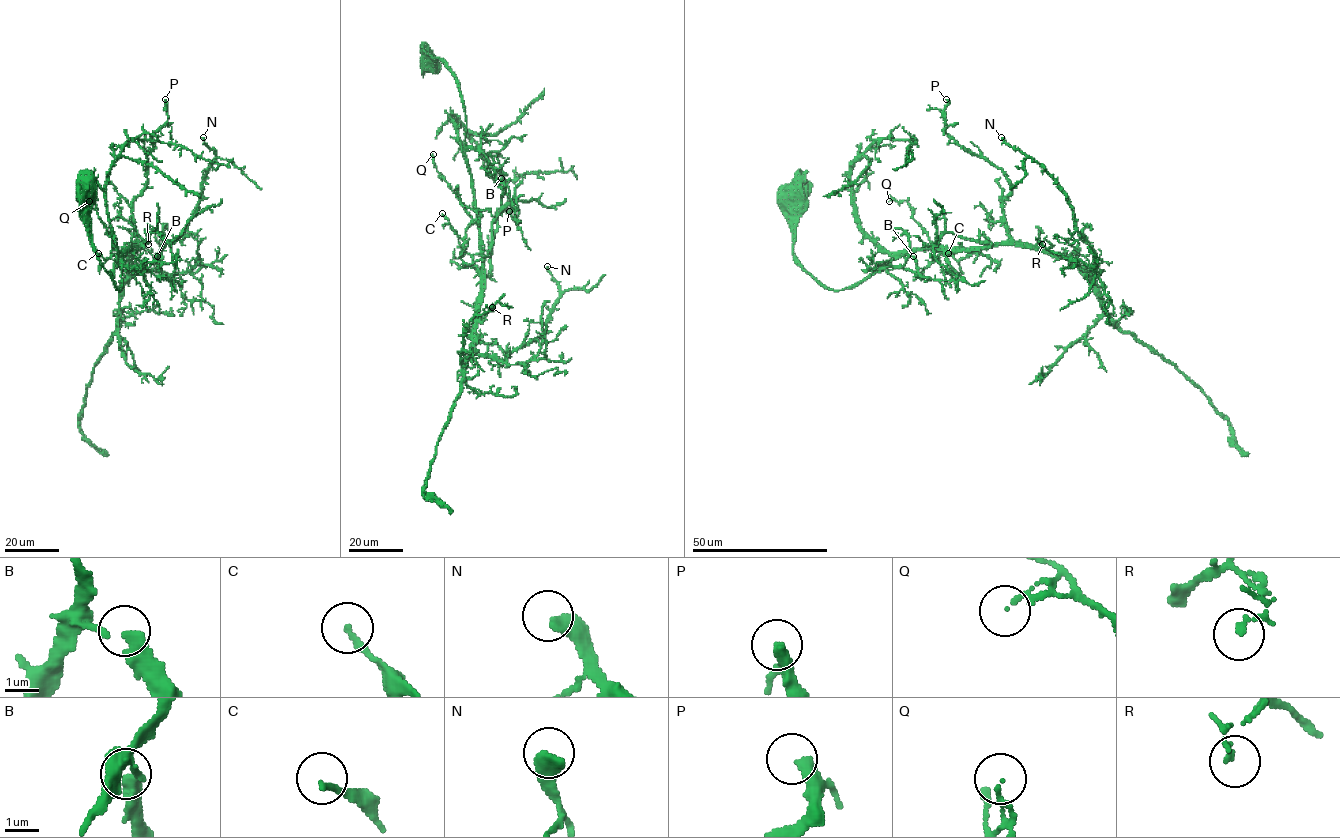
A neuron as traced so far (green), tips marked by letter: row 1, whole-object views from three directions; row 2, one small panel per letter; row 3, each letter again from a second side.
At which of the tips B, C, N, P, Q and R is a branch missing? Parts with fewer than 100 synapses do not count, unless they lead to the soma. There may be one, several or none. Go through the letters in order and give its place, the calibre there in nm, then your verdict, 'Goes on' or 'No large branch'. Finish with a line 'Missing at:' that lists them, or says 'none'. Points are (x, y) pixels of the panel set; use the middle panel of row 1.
B: Place: (501, 178). Thickness 320 nm. No large branch
C: Place: (442, 213). Thickness 160 nm. No large branch
N: Place: (547, 266). Thickness 440 nm. No large branch
P: Place: (509, 211). Thickness 260 nm. No large branch
Q: Place: (433, 154). Thickness 120 nm. No large branch
R: Place: (492, 307). Thickness 140 nm. No large branch
Missing at: none

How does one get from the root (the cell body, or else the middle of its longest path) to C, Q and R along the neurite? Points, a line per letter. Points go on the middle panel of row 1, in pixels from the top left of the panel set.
C: (427, 58), (438, 58), (446, 66), (461, 96), (476, 218), (461, 238), (442, 213)
Q: (427, 58), (438, 58), (446, 66), (461, 96), (475, 220), (437, 171), (433, 154)
R: (427, 58), (438, 58), (446, 66), (461, 96), (465, 156), (483, 267), (477, 314), (483, 318), (492, 307)

